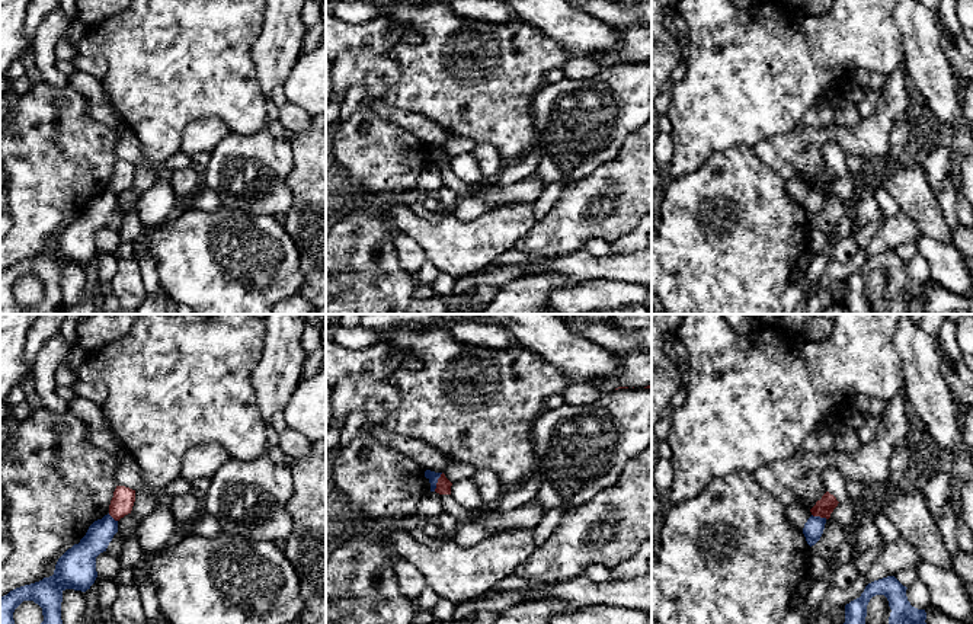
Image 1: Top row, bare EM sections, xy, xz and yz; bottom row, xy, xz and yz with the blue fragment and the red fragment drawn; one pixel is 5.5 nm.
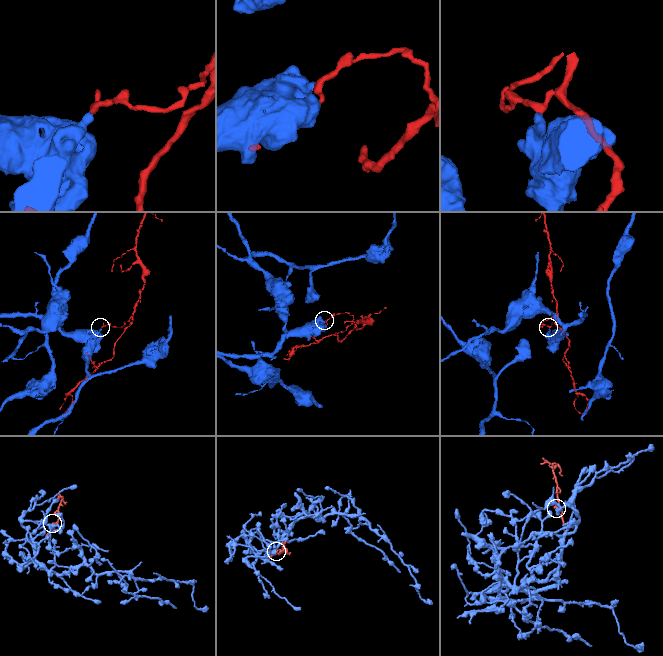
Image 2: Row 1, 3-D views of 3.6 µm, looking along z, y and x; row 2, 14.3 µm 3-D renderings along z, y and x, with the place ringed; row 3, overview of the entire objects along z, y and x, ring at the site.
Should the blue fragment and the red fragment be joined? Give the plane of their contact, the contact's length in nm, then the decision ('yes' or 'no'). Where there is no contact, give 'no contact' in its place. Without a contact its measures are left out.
xz | 120 nm | no

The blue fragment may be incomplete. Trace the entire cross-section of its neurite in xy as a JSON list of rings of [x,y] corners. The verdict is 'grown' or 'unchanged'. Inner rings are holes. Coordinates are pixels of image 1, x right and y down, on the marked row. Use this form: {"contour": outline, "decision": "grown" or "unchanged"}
{"contour": [[[109,513],[95,521],[80,543],[58,559],[52,576],[16,588],[0,598],[0,624],[15,624],[13,612],[23,601],[33,601],[42,608],[41,624],[63,624],[63,592],[90,589],[97,577],[96,557],[106,551],[116,532],[118,521]]], "decision": "unchanged"}

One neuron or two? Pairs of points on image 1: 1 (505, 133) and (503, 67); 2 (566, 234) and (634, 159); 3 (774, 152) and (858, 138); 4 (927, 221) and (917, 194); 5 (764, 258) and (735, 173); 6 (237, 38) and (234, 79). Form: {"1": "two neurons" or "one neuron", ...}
{"1": "one neuron", "2": "one neuron", "3": "one neuron", "4": "one neuron", "5": "one neuron", "6": "one neuron"}

